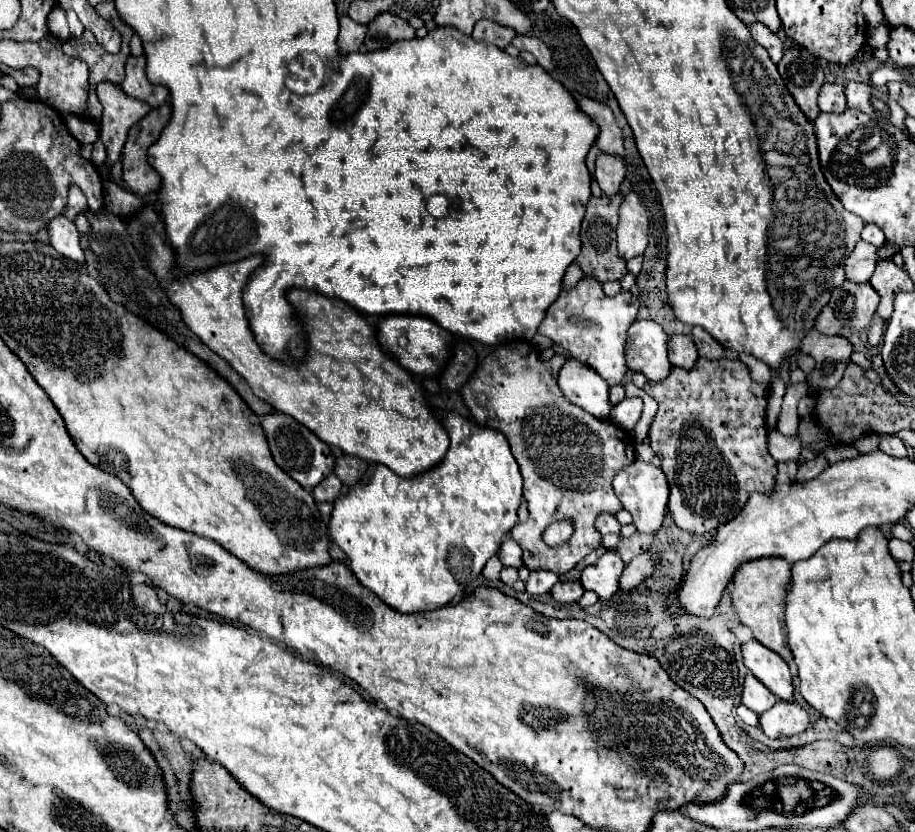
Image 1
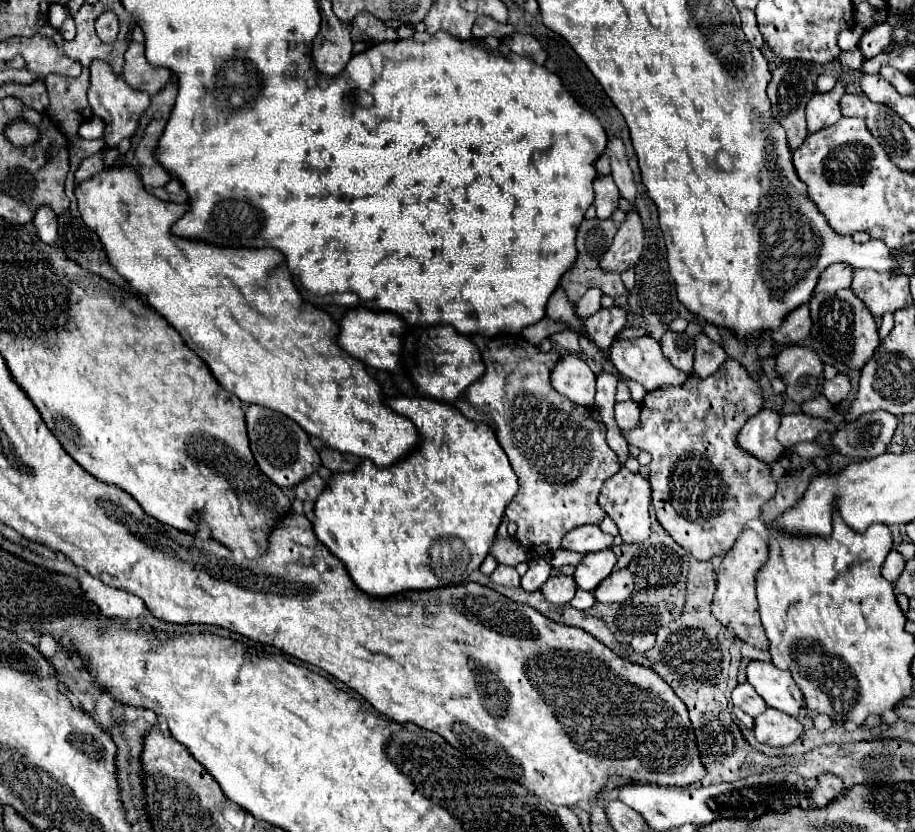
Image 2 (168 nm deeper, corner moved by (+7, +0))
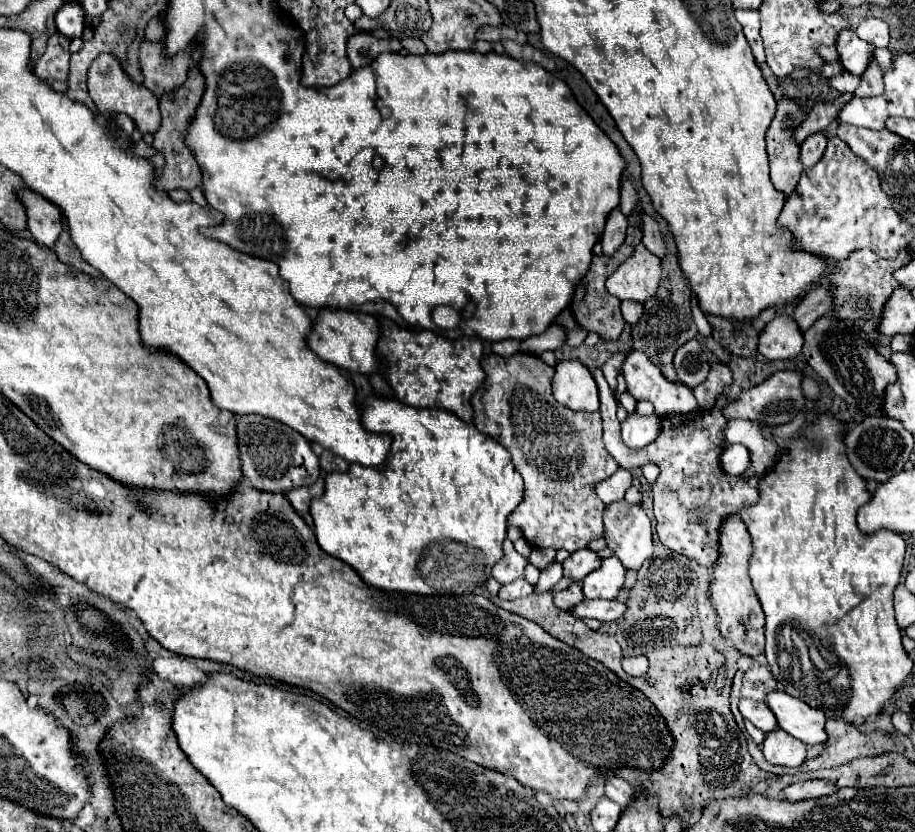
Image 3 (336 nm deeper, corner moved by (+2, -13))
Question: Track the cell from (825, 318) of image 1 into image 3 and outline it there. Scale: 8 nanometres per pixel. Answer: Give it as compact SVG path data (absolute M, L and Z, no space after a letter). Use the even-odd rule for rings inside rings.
M775 316L765 330L759 334L759 354L763 354L769 360L781 360L781 358L795 358L801 354L803 348L803 334L797 328L797 324L785 316Z

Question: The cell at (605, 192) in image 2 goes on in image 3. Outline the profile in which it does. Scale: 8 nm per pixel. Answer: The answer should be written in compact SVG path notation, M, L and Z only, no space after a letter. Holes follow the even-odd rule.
M615 208L605 224L605 232L601 238L601 246L603 246L603 254L605 256L613 256L621 242L625 240L625 232L627 232L627 218L621 214L619 208Z

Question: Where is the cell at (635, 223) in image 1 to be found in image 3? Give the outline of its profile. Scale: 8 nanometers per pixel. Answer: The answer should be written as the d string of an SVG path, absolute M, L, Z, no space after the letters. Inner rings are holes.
M643 244L637 246L631 258L607 278L607 290L619 300L647 302L657 294L661 280L661 260L653 256Z

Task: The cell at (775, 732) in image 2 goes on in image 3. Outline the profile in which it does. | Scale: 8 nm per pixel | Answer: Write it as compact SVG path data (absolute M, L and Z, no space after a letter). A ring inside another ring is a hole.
M773 730L765 734L765 742L761 744L761 750L771 764L779 766L801 766L807 758L807 746L803 742L797 742L793 736L785 734L785 730Z

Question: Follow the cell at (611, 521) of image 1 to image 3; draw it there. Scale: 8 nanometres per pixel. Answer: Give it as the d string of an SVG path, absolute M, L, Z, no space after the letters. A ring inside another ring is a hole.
M577 550L563 562L563 576L571 578L575 582L581 582L587 574L597 570L601 566L601 558L593 550Z

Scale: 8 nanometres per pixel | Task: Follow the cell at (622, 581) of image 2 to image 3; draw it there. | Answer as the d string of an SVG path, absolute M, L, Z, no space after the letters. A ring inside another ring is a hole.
M583 600L567 612L581 620L595 618L599 622L613 622L625 612L625 604L619 600Z

